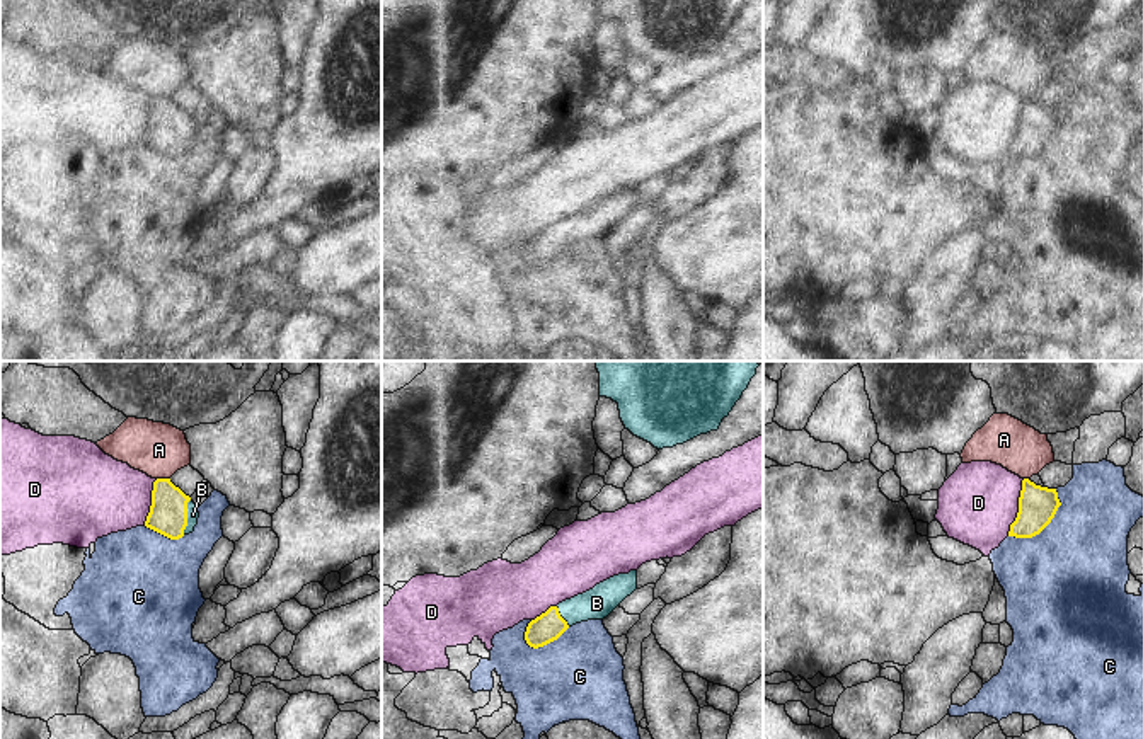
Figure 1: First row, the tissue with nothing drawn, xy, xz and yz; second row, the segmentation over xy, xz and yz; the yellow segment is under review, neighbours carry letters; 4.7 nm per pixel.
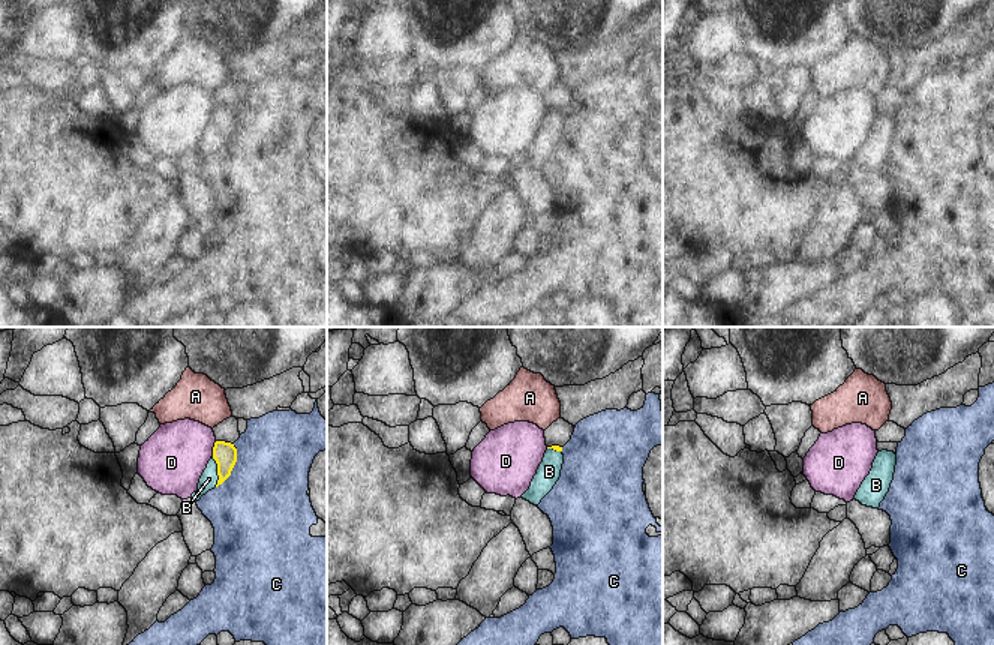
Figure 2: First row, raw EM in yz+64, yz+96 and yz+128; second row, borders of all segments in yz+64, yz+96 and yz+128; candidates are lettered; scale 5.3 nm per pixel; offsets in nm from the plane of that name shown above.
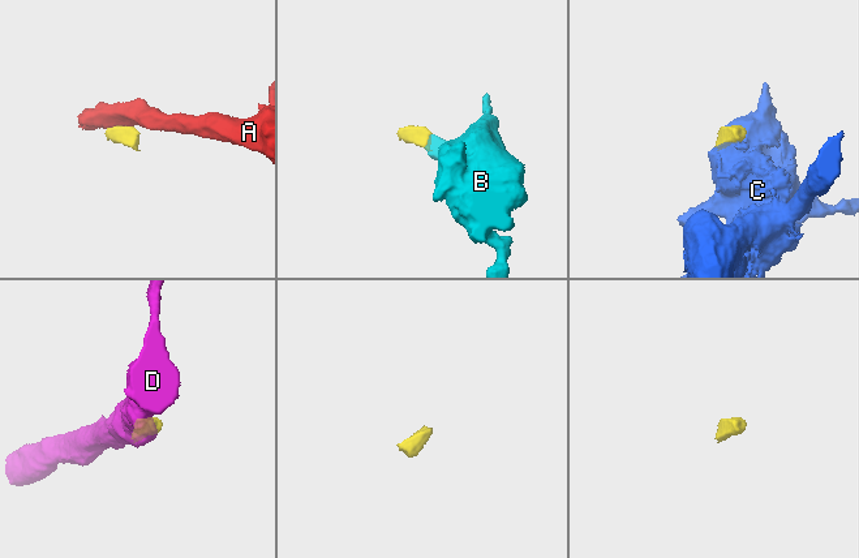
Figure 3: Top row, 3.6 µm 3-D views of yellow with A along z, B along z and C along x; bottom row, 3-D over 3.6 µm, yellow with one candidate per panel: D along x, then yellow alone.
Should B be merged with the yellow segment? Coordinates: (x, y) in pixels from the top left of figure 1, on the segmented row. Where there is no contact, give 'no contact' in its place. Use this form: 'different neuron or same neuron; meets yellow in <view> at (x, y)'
same neuron; meets yellow in xy at (186, 516)

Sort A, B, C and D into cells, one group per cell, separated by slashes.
A / B / C / D

